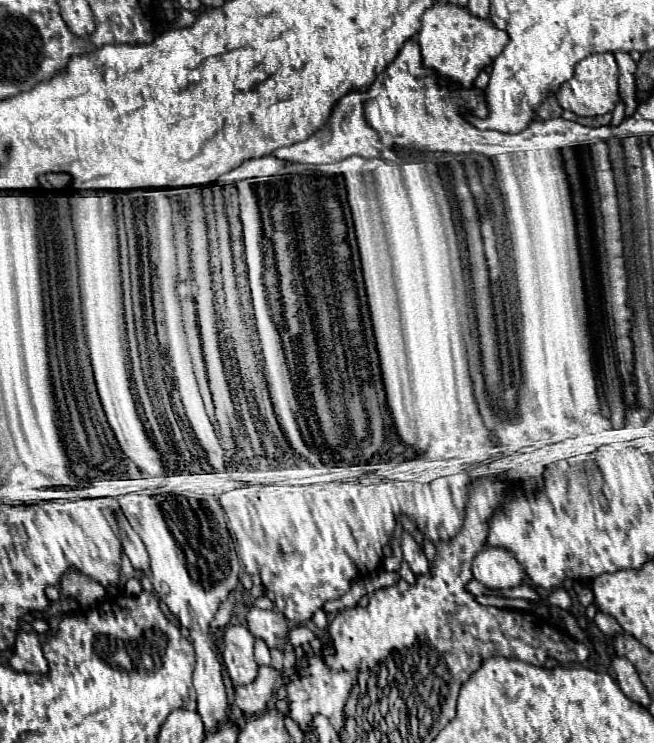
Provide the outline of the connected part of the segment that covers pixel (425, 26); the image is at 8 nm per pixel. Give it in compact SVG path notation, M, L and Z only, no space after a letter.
M434 4L422 14L422 28L418 32L422 58L426 68L434 68L440 76L460 82L464 88L472 88L478 72L492 64L508 42L508 34L494 26L490 18L478 18L468 12L466 6Z

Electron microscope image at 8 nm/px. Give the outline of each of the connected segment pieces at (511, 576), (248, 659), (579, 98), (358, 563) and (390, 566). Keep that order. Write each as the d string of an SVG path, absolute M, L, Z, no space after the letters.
M486 546L472 564L474 578L492 590L520 586L526 572L510 550Z
M230 624L222 634L222 662L234 686L250 684L256 678L254 636L242 624Z
M592 54L576 66L574 76L560 86L556 98L564 110L572 110L578 116L600 116L612 112L620 102L618 96L618 64L612 54Z
M330 482L314 486L272 484L268 486L268 502L266 486L240 486L222 494L220 504L228 518L228 530L232 536L236 536L236 550L246 566L246 572L260 574L264 588L274 592L274 604L290 624L308 622L312 614L324 606L324 602L344 596L350 590L352 580L364 578L378 570L382 564L382 540L391 543L395 521L402 515L400 502L382 502L376 486L364 486L358 482Z
M393 548L393 554L390 558L383 559L383 568L388 571L397 571L399 569L402 559L402 552L400 548Z

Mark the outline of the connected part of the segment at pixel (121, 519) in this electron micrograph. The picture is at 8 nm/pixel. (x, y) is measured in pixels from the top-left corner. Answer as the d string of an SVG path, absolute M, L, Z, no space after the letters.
M116 510L116 520L118 520L118 526L120 526L120 540L122 540L122 546L124 546L124 554L130 558L130 562L136 570L150 576L150 560L148 560L148 552L144 548L144 542L132 530L132 526L128 524L126 516L120 510Z

